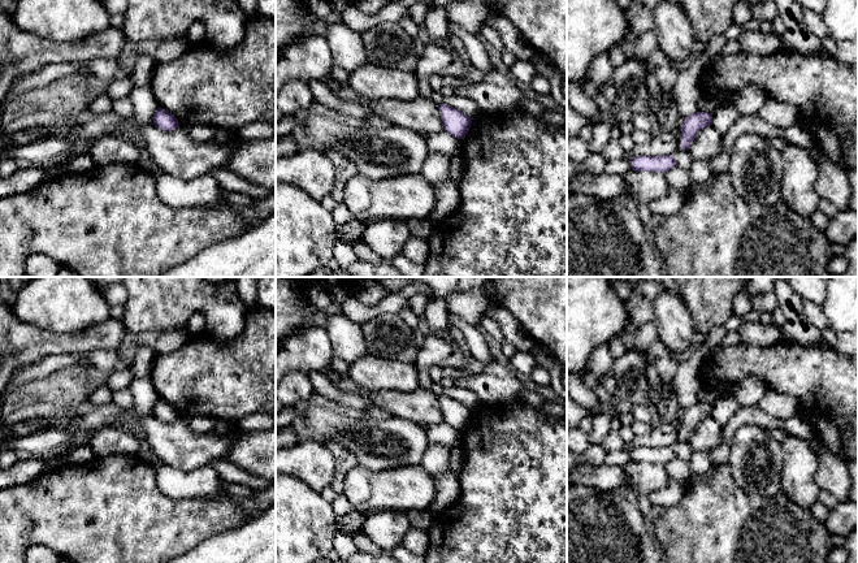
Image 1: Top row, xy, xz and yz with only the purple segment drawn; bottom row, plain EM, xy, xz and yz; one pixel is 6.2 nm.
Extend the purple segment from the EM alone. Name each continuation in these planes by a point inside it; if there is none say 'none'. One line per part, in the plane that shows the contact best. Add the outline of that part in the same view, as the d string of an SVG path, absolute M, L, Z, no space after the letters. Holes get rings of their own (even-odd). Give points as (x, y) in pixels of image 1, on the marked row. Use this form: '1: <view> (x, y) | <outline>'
none

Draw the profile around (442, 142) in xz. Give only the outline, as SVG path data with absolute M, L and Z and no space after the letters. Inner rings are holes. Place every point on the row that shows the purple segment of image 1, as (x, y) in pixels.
M445 130L429 134L426 138L428 155L442 153L448 157L456 156L462 151L462 140L450 135Z

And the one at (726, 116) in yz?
M729 103L722 105L714 114L712 114L712 126L724 135L729 127L736 122L738 118L738 113L736 108Z

